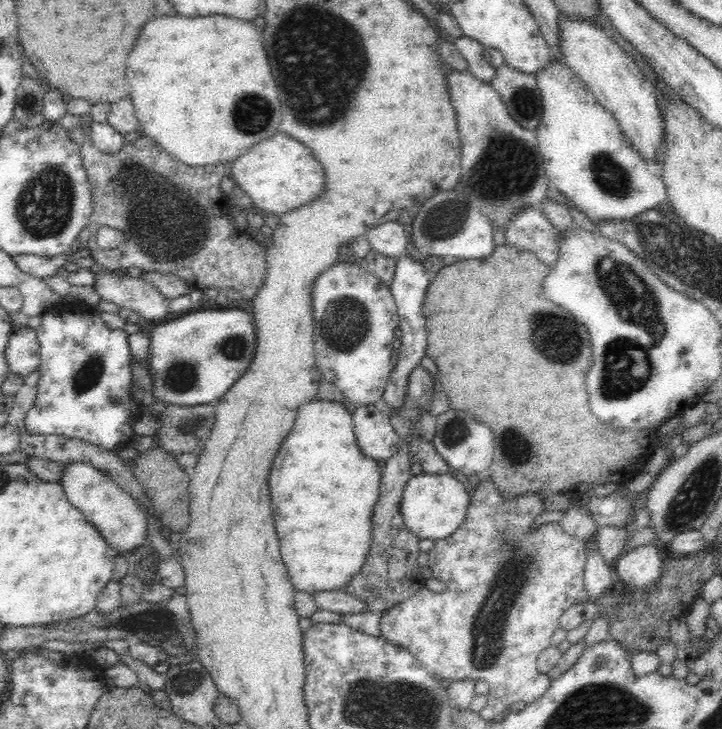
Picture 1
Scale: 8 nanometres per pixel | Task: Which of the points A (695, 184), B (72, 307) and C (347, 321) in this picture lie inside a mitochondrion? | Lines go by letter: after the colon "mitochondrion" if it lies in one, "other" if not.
A: other
B: other
C: mitochondrion

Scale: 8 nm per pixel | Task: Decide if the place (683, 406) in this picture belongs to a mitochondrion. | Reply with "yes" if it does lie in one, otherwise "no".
no

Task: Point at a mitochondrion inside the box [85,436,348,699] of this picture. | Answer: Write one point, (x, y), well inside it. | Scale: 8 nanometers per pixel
(184, 682)

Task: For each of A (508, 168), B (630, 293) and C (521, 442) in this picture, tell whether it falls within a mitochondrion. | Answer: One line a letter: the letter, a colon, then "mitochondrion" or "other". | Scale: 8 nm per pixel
A: mitochondrion
B: mitochondrion
C: mitochondrion

